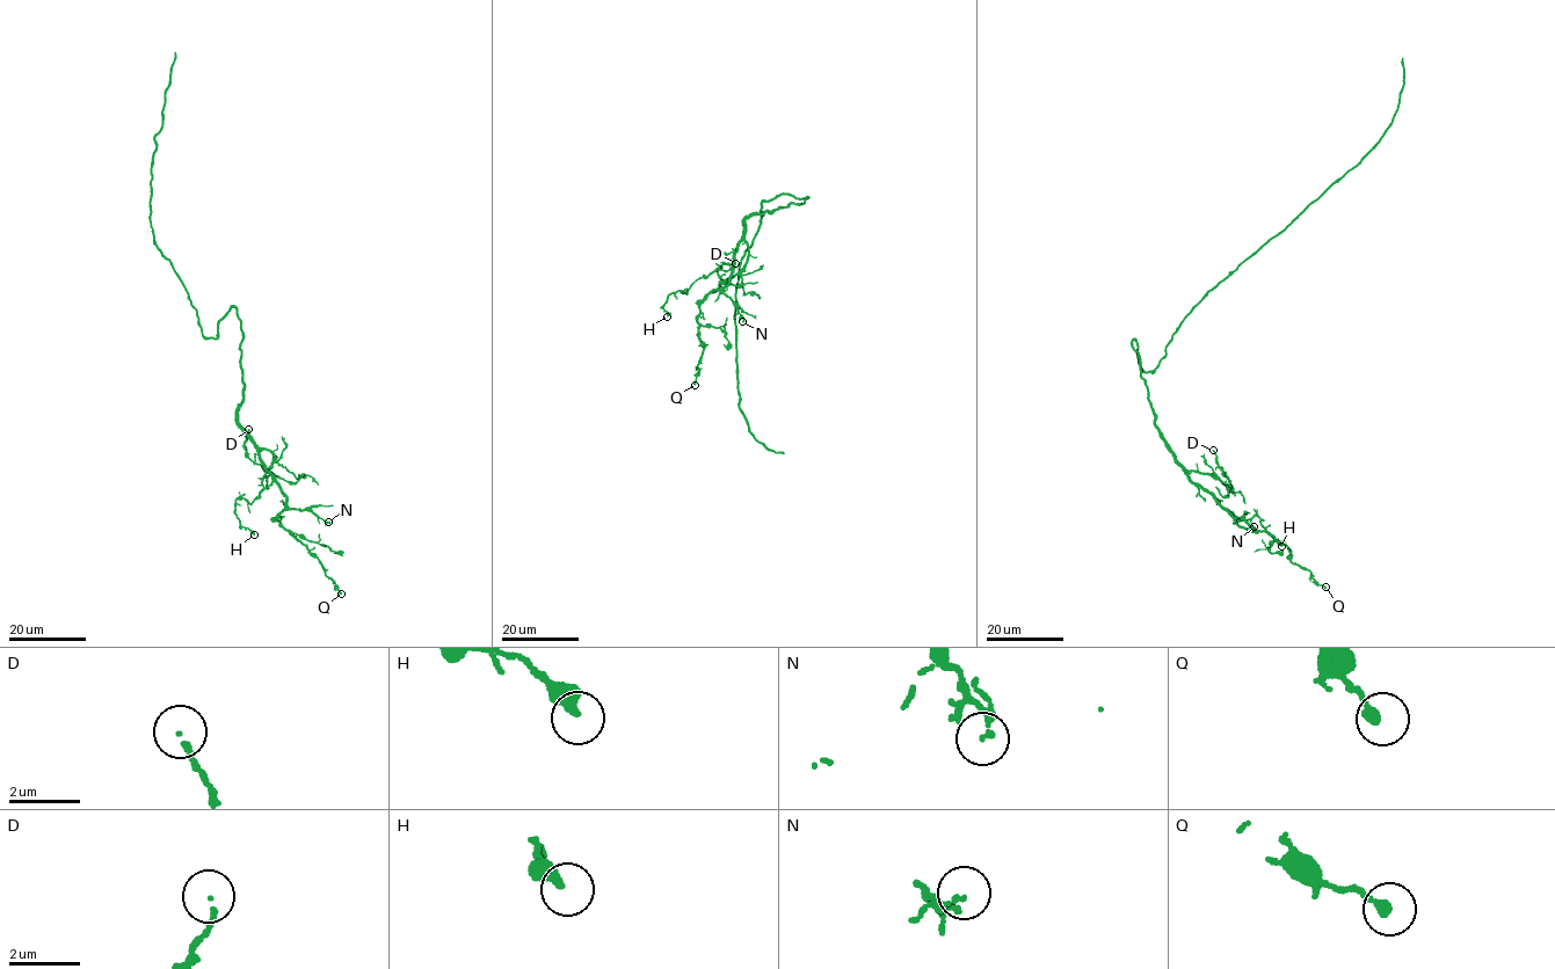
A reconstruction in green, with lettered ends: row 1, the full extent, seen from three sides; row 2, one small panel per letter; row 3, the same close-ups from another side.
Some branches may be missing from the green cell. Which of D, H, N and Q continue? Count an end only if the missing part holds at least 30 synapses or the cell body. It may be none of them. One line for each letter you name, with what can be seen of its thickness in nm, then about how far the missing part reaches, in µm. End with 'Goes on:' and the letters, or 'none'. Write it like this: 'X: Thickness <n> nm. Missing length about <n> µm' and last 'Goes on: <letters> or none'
Goes on: none

